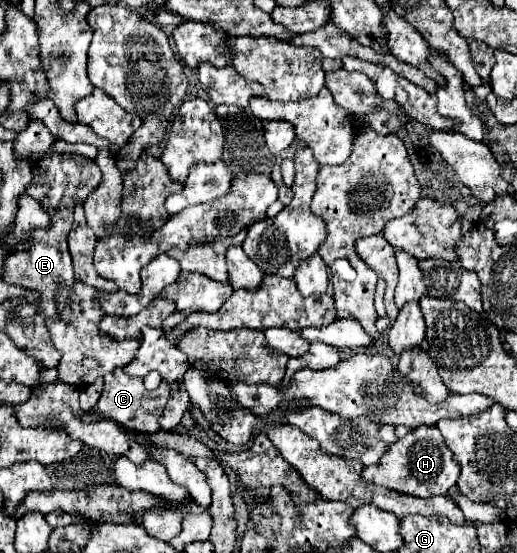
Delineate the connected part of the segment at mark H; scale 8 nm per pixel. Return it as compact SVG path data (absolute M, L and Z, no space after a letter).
M420 425L420 429L410 429L406 437L392 443L386 451L386 457L382 457L378 465L364 467L362 477L368 483L376 483L404 495L432 497L432 495L446 495L456 485L460 469L458 463L454 461L454 455L450 455L444 437L438 433L438 427Z

